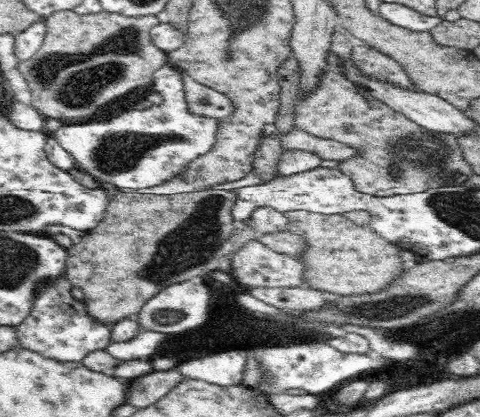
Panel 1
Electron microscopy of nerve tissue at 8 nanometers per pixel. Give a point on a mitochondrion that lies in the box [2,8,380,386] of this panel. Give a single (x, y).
(87, 81)

